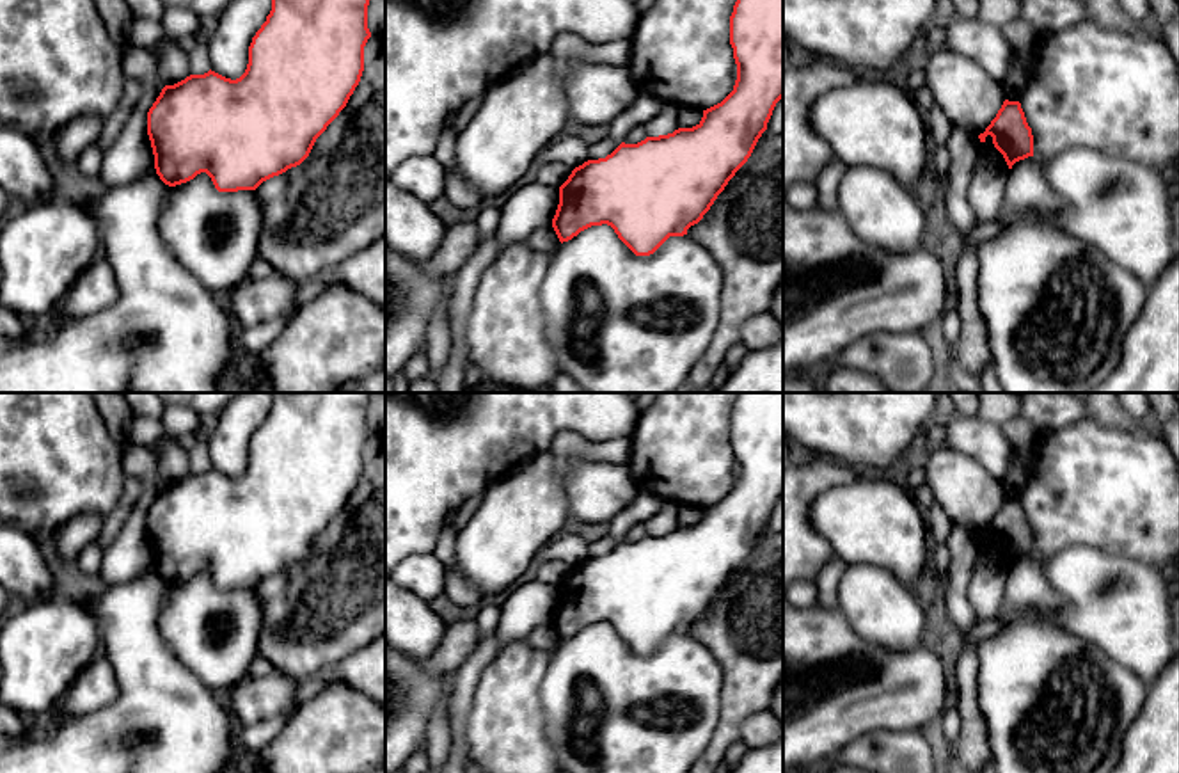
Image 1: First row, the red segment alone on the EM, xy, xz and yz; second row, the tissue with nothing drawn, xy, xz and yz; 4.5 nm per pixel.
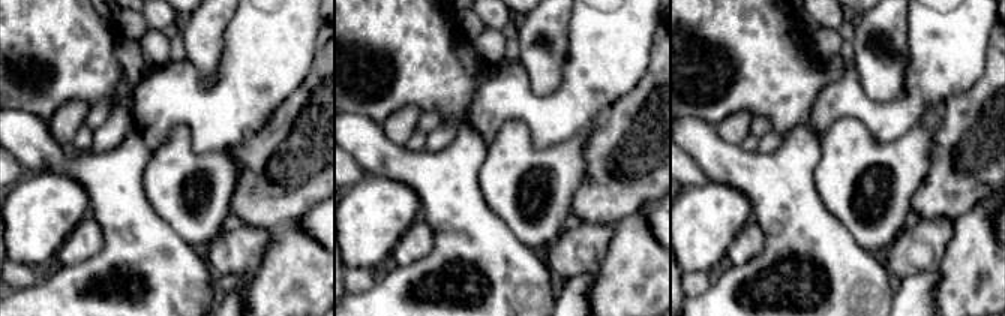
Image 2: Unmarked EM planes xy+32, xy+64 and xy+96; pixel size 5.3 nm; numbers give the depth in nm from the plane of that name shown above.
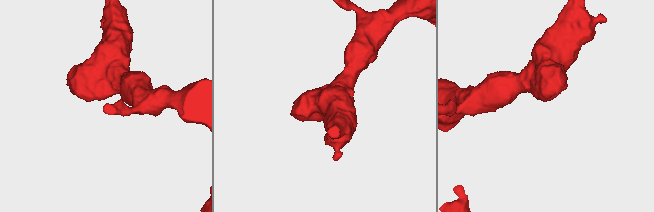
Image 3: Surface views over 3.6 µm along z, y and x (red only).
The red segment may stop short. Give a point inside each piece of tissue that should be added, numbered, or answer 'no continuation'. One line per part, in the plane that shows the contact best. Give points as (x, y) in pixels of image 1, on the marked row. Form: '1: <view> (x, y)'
no continuation

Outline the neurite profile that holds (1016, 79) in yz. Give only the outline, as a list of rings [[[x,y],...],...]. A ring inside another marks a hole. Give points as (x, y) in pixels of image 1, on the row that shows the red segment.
[[[1019,62],[1012,64],[1012,69],[1007,73],[1003,80],[1003,91],[1005,91],[1005,100],[1009,101],[1019,101],[1026,82],[1028,82],[1028,73],[1030,69]]]

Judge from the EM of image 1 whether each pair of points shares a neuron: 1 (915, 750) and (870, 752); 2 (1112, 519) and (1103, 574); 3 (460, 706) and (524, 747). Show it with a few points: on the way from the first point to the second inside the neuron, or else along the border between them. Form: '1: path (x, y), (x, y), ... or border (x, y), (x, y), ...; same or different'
1: path (904, 752), (881, 752); same
2: border (1066, 548), (1094, 546), (1126, 553), (1147, 564); different
3: border (482, 672), (471, 708), (458, 729); different

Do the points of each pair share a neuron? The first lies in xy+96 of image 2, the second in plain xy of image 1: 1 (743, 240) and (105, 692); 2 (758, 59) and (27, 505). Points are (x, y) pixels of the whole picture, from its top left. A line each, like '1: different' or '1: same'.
1: same
2: same

